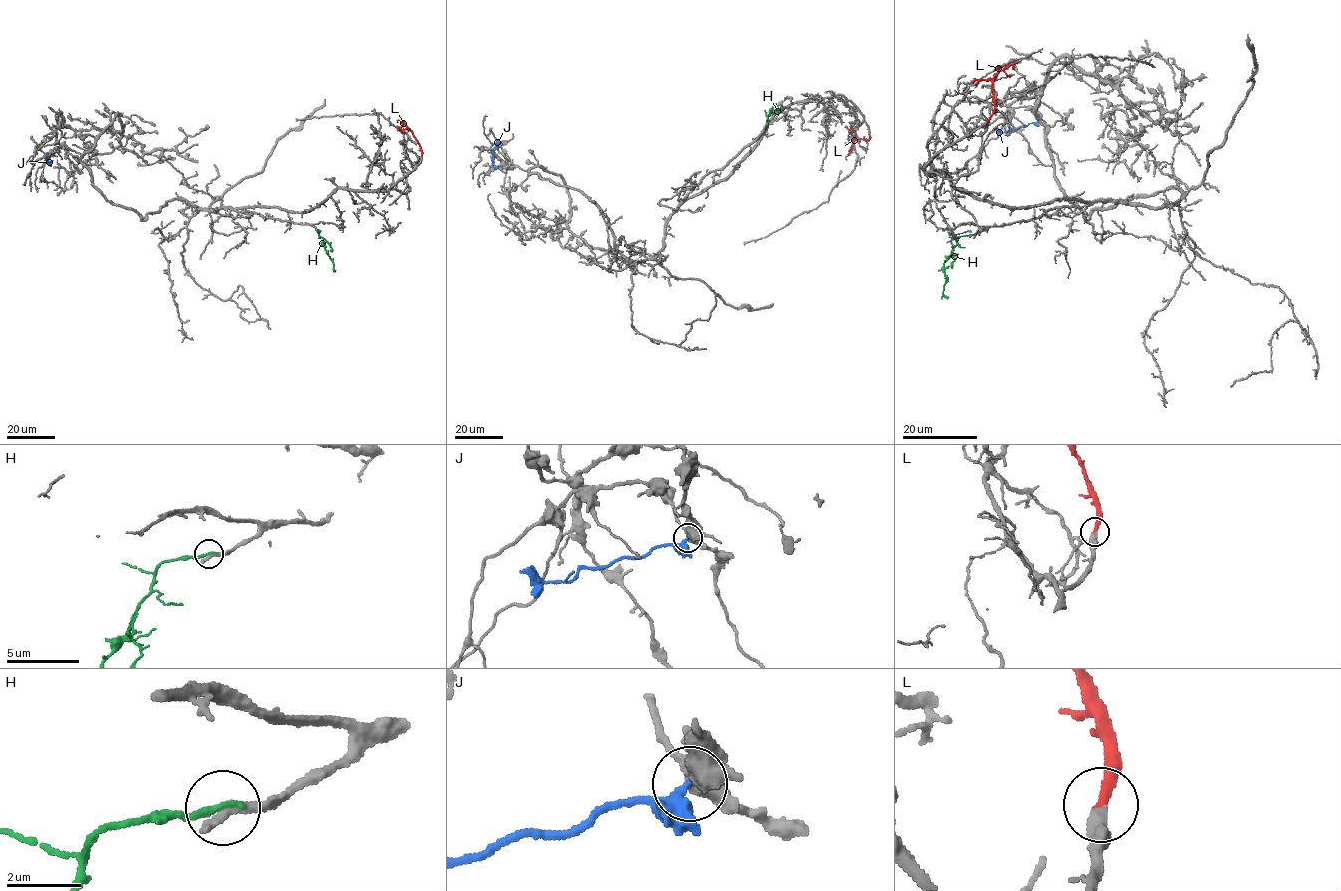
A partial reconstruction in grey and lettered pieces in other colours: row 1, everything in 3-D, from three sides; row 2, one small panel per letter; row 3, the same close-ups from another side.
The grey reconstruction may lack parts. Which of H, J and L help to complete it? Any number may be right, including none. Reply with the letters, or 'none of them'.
J, L

